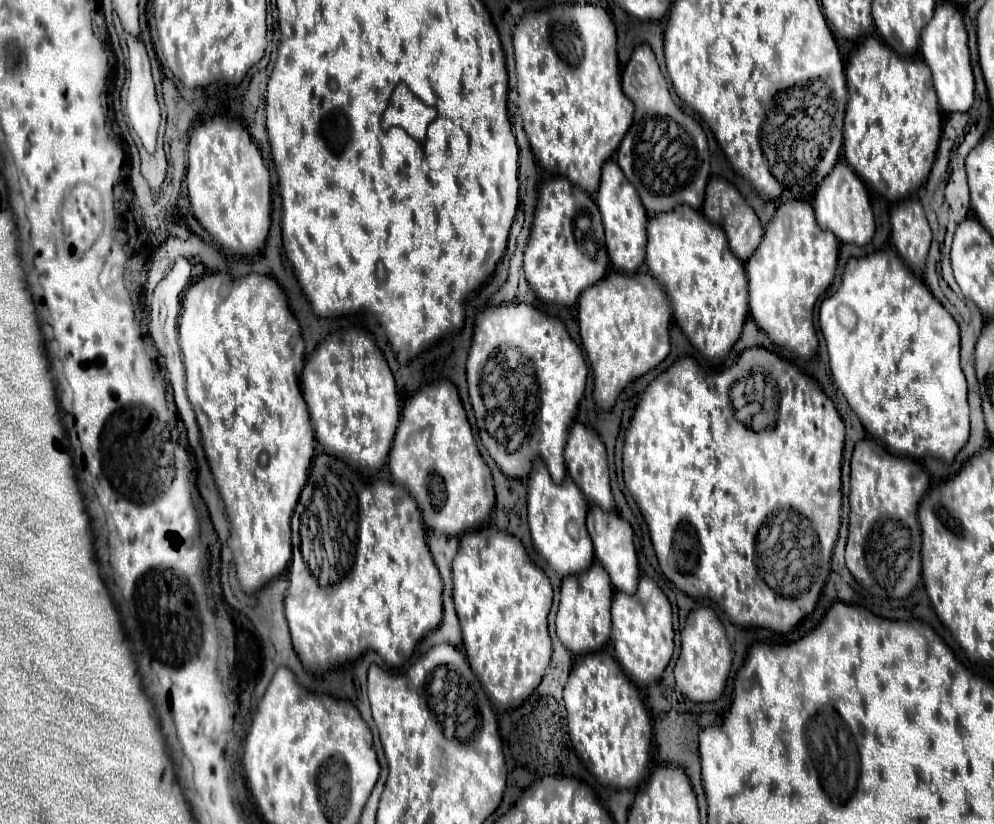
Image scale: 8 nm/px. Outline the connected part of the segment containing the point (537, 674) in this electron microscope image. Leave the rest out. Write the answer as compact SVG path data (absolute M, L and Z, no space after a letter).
M490 527L460 537L452 573L454 605L470 669L478 681L482 679L482 689L496 707L518 709L538 689L550 665L550 579L528 559L520 539Z

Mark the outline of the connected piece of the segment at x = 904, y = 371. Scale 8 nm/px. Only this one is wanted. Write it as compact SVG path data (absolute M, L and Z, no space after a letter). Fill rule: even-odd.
M894 249L850 259L840 289L820 305L820 329L828 345L832 377L864 429L894 455L936 457L948 465L968 441L966 377L960 367L960 333L926 283L914 277Z

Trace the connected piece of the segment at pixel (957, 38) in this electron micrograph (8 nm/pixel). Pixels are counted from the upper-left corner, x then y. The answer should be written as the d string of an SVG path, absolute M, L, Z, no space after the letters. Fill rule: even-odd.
M944 1L936 5L934 17L922 31L922 57L926 65L932 69L934 87L938 93L938 101L944 113L962 113L974 103L974 77L970 67L968 53L968 37L962 21L962 13L952 1Z

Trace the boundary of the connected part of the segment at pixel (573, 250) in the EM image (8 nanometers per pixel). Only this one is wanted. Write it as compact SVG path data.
M564 177L546 181L540 187L534 225L524 253L526 281L534 295L544 303L574 305L582 289L600 281L606 269L608 253L596 203Z

